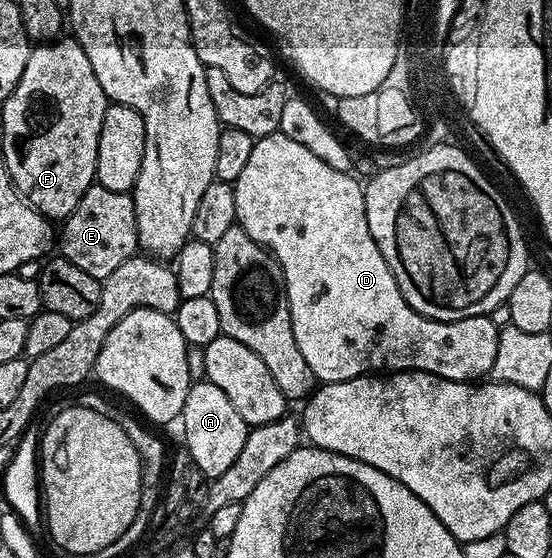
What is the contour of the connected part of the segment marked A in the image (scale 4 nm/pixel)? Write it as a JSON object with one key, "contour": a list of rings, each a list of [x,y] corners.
{"contour":[[[204,378],[193,383],[186,394],[186,402],[182,413],[184,420],[184,444],[192,455],[191,463],[209,481],[217,480],[220,475],[242,454],[242,446],[246,446],[246,438],[250,425],[244,421],[242,414],[234,410],[234,405],[218,386],[214,386]]]}

